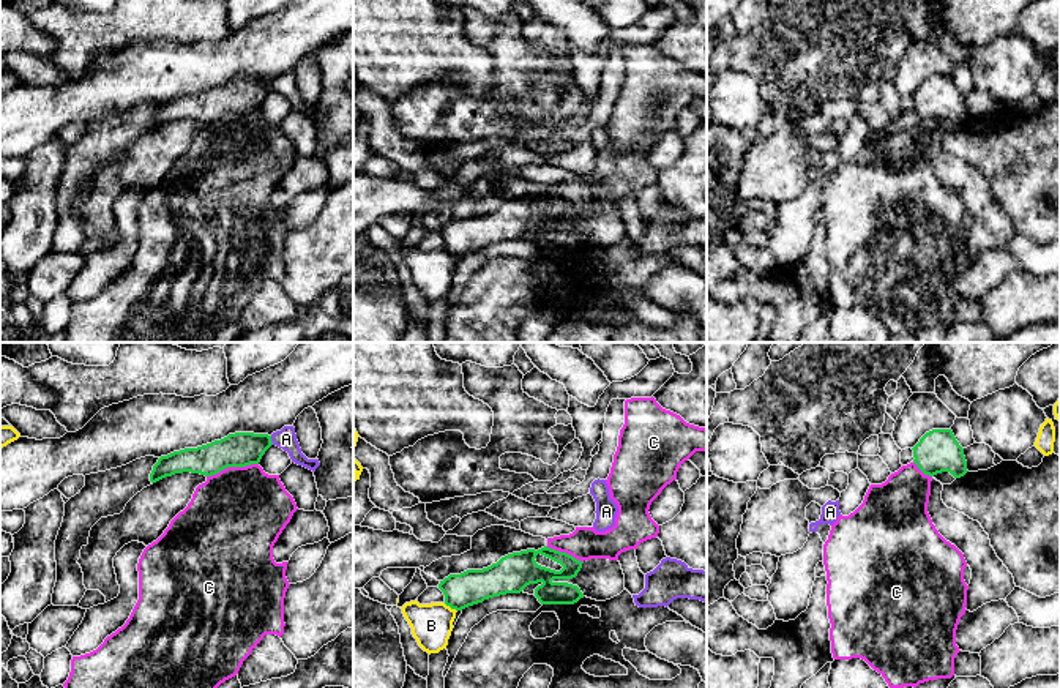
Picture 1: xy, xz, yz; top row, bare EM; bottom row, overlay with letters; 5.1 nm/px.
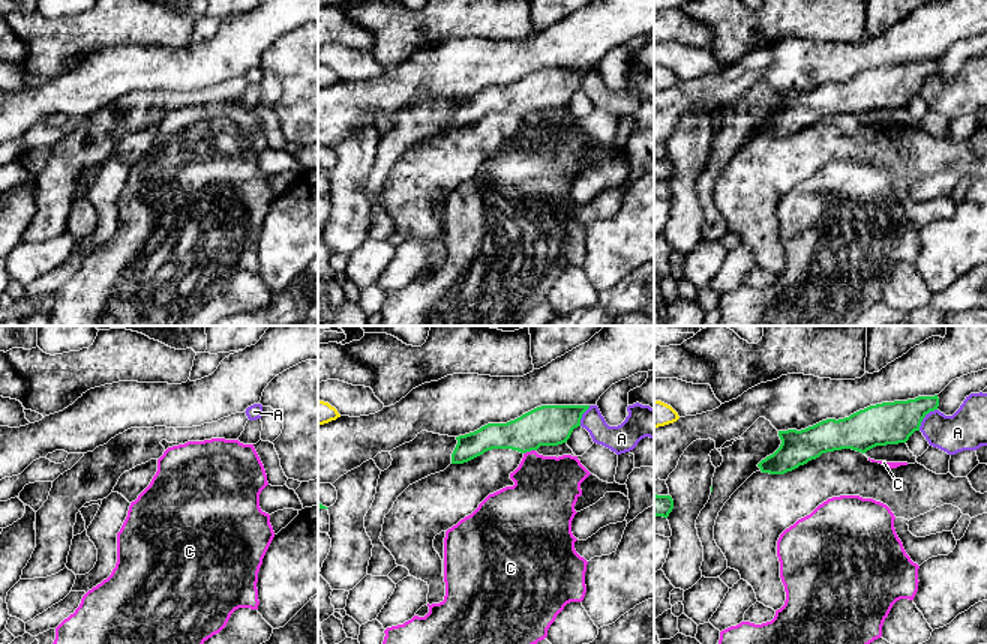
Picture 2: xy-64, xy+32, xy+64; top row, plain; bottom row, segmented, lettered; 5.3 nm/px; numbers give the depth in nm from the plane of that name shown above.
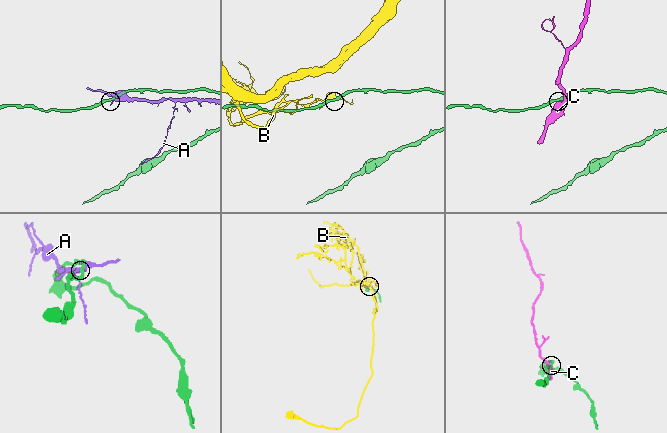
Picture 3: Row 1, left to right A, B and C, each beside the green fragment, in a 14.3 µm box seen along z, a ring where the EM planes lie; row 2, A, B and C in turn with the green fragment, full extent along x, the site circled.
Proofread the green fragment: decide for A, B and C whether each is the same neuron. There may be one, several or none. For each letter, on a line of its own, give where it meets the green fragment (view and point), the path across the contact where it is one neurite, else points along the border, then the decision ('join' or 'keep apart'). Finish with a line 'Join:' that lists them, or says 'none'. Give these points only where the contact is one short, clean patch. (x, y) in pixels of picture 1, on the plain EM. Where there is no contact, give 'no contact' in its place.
A: meets green in xy at (270, 87); keep apart
B: meets green in xz at (450, 253); keep apart
C: meets green in xy at (232, 112); border along xy (257, 109), (224, 114), (207, 123); keep apart
Join: none

